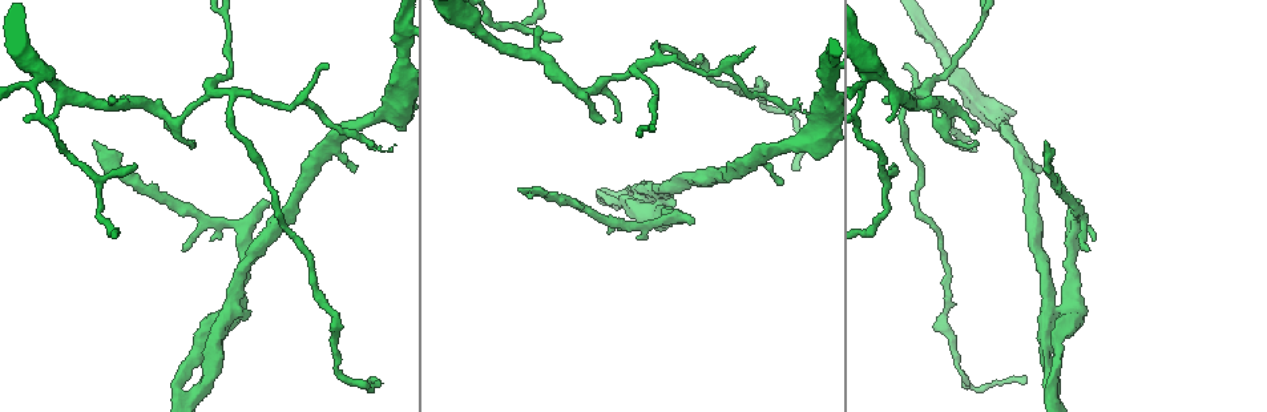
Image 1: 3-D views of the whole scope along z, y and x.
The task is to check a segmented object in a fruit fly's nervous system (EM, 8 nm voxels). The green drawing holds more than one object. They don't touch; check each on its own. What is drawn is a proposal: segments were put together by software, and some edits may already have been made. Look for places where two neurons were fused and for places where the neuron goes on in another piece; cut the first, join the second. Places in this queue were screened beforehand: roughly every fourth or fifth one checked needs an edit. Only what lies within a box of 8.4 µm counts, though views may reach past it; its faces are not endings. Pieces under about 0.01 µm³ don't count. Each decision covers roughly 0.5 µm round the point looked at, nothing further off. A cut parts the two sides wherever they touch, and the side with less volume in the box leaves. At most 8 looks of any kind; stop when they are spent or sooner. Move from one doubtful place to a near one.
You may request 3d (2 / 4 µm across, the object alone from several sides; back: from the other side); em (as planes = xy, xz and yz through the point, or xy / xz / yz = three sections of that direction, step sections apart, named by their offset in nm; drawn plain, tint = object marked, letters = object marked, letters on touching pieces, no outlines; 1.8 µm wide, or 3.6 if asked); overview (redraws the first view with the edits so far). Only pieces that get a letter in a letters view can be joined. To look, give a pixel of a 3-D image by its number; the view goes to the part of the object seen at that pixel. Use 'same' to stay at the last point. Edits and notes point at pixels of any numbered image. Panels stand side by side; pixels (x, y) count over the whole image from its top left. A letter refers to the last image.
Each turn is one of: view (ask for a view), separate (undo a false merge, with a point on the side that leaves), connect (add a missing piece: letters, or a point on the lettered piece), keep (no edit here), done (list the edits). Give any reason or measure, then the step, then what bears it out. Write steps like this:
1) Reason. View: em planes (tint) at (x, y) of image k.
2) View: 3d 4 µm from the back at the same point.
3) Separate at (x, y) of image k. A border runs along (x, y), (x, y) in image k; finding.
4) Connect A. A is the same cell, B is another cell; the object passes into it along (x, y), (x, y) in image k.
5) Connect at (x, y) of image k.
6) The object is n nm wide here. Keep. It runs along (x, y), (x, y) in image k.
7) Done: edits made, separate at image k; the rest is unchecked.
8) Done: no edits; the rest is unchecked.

An open end. View: 3d 2 µm from the back at (892, 164) of image 1.

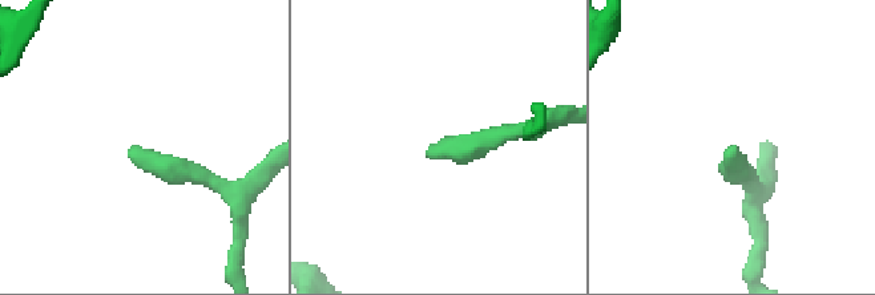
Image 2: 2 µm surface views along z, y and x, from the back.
View: em planes (letters) at (734, 150) of image 2.

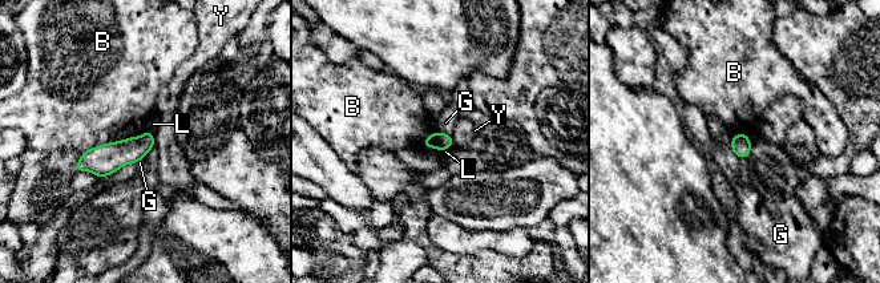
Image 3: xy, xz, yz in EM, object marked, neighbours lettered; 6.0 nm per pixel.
The object is 100 nm wide here. Keep. B, G, L and Y are other cells; a border runs along (146, 130), (83, 153) in image 3; no lettered piece goes on from it.

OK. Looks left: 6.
View: em planes (tint) at (598, 121) of image 1.

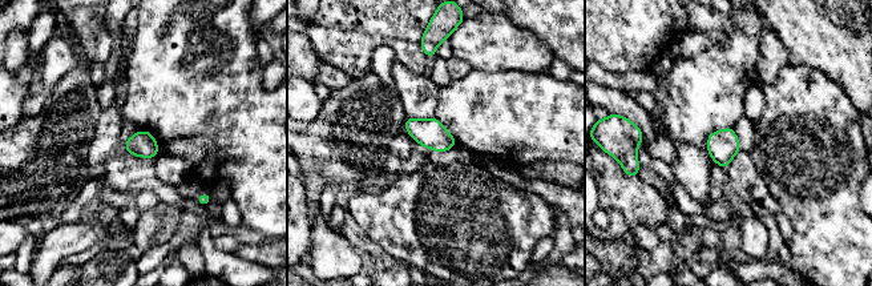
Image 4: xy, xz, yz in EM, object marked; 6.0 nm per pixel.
See the neighbours. View: em planes (letters) at the same point.

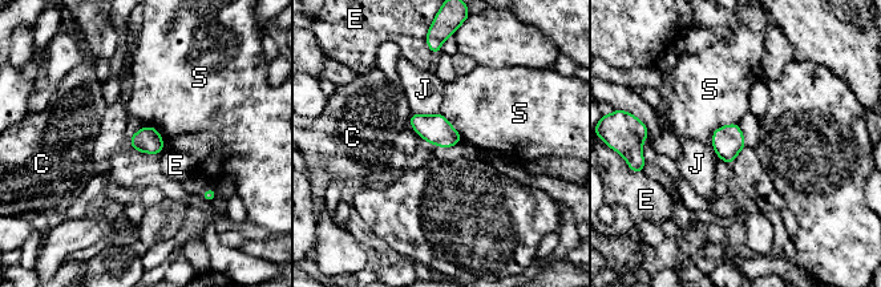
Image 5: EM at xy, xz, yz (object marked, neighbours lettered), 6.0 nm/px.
The object is 160 nm wide here. Keep. C, E, J and S are other cells; a border runs along (736, 122), (719, 126), (711, 145) in image 5; none of them fits.

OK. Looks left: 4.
View: em 3.6 µm xy step 8 (letters) at (1044, 282) of image 1.

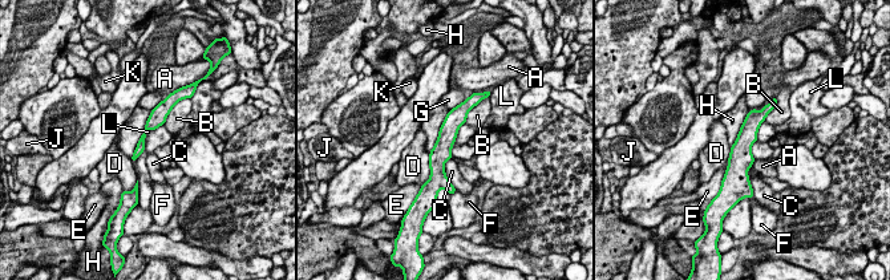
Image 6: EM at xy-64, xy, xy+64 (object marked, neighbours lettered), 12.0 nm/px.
The object is 100 nm wide here. Keep. A, B, C, D, E, F, G, H, J, K and L are other cells; a border runs along (162, 124), (146, 132), (133, 162) in image 6; all the same neuron.

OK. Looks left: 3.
Done: no edits; the rest is unchecked.

